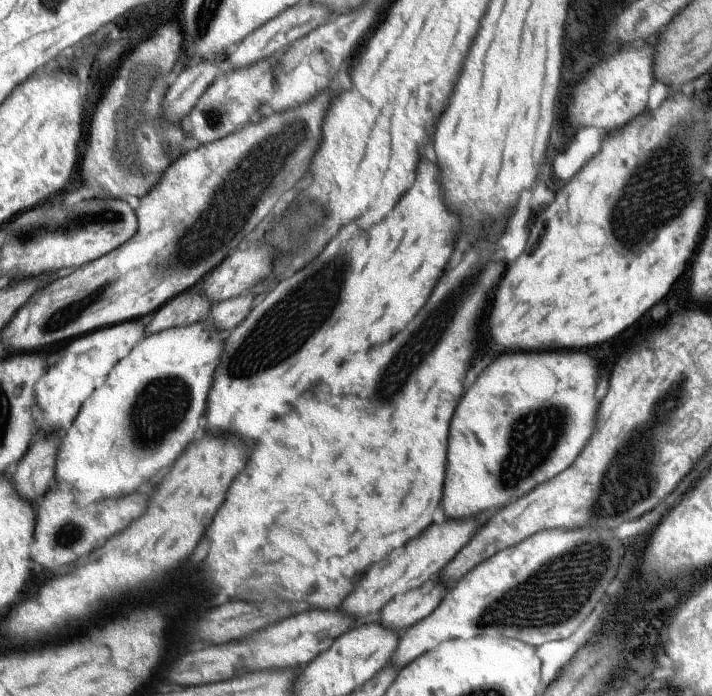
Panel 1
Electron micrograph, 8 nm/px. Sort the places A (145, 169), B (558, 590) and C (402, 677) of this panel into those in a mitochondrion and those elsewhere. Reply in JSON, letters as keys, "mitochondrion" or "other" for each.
{"A":"mitochondrion","B":"mitochondrion","C":"other"}

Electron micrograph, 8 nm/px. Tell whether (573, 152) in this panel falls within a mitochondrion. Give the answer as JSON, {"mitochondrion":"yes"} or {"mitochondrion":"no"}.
{"mitochondrion":"no"}

